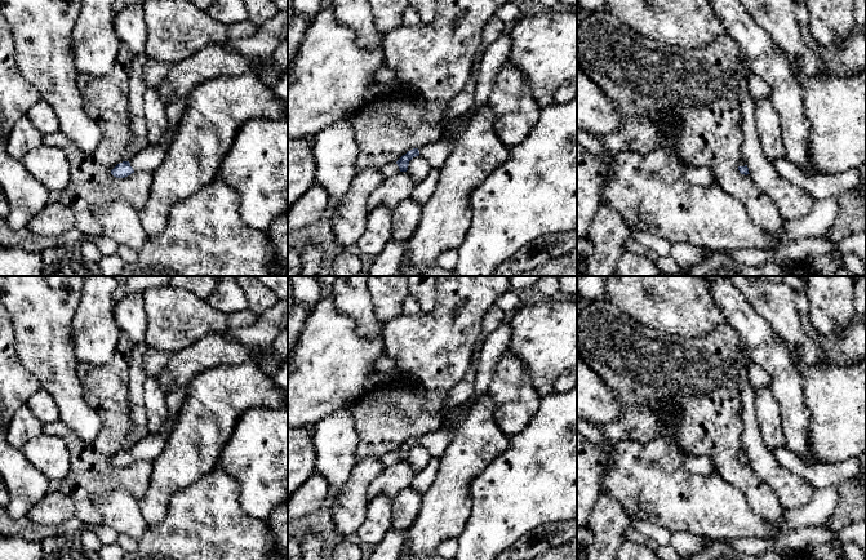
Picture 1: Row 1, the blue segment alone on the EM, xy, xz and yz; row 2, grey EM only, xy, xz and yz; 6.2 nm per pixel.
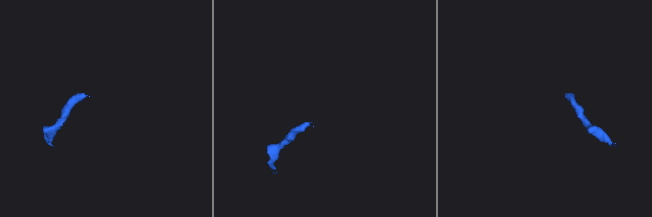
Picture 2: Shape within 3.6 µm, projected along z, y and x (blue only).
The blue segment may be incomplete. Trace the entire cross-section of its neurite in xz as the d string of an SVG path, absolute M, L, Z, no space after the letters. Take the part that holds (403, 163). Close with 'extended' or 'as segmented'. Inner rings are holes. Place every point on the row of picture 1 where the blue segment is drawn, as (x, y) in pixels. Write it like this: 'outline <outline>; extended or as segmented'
outline M445 133L445 134L443 134L443 137L440 138L440 141L438 143L430 145L430 146L422 147L422 148L413 148L410 151L408 151L405 155L403 155L396 161L396 164L400 169L400 172L407 172L409 161L416 156L421 156L425 160L427 160L431 166L440 169L443 166L443 164L445 163L445 160L450 152L450 148L452 148L450 134Z; extended

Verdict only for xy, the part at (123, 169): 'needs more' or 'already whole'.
needs more

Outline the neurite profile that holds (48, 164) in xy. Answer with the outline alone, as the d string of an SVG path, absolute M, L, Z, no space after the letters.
M41 145L22 159L28 173L41 182L53 196L70 182L70 164L62 148Z

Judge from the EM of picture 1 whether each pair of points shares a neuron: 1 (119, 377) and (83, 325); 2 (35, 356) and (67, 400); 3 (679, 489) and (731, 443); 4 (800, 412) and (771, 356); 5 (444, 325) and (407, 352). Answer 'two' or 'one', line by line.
1: two
2: one
3: two
4: one
5: one

